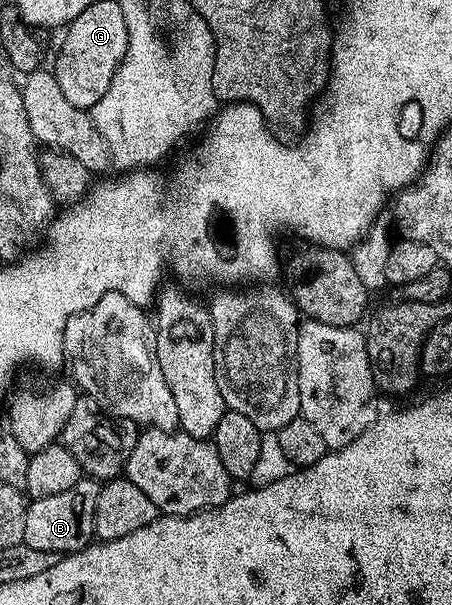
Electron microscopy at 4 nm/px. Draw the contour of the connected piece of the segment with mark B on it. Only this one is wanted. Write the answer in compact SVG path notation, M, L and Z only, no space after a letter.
M81 477L80 483L70 492L59 493L58 496L32 498L28 502L26 512L26 528L23 545L38 548L38 552L50 552L67 556L93 545L96 538L96 505L100 495L101 483L87 477Z

